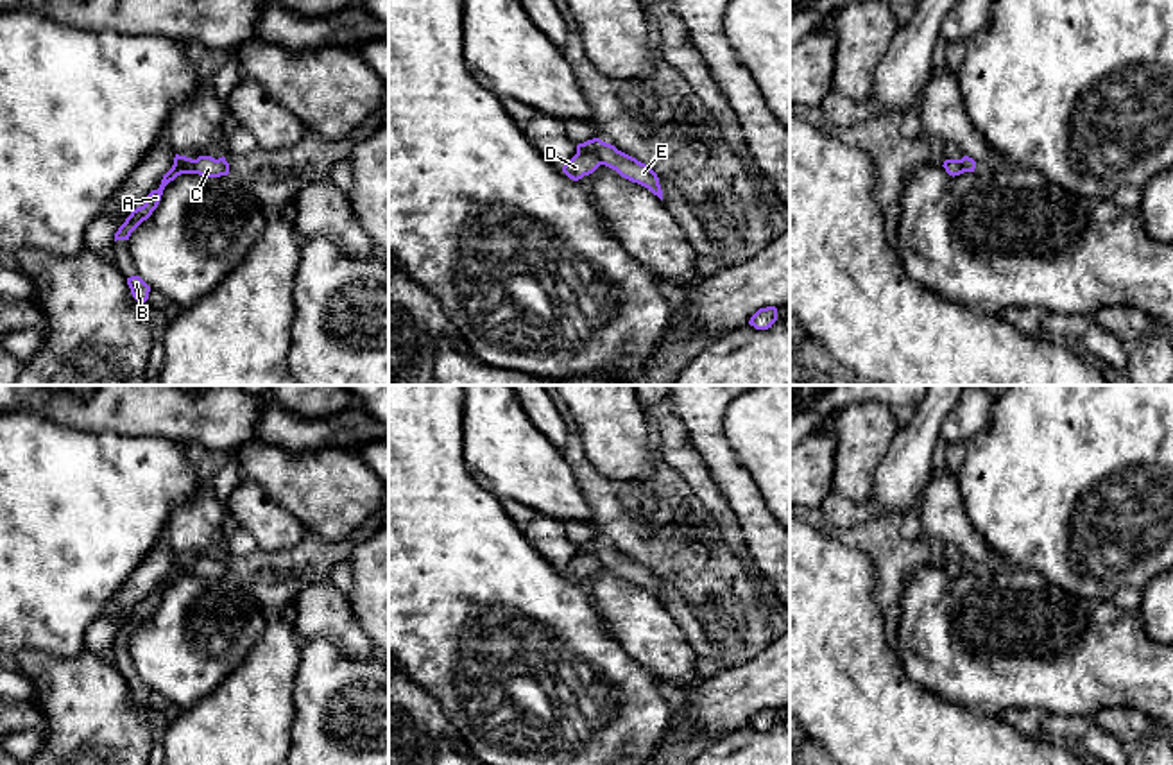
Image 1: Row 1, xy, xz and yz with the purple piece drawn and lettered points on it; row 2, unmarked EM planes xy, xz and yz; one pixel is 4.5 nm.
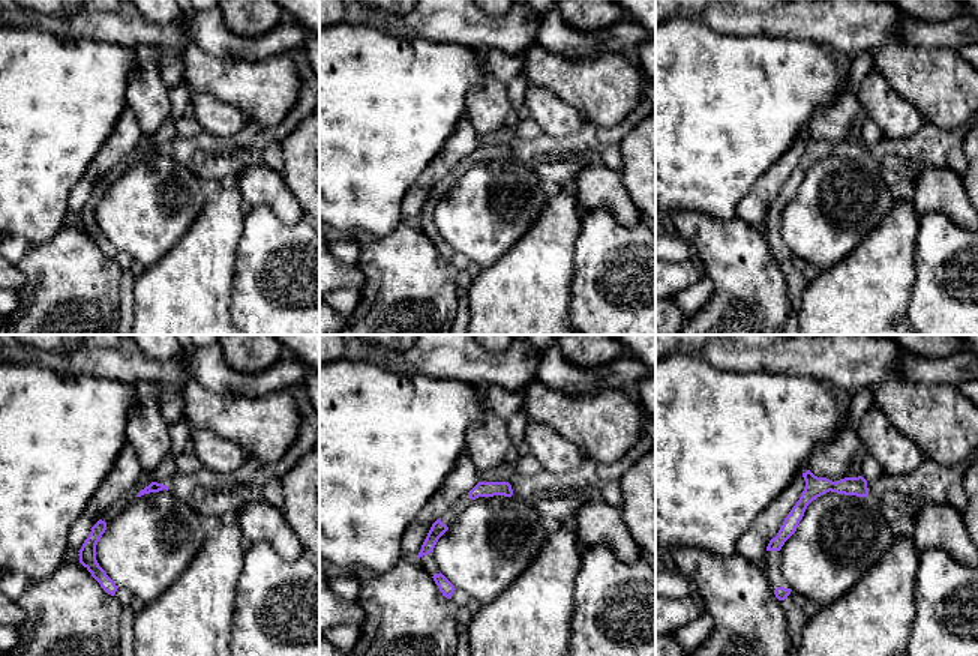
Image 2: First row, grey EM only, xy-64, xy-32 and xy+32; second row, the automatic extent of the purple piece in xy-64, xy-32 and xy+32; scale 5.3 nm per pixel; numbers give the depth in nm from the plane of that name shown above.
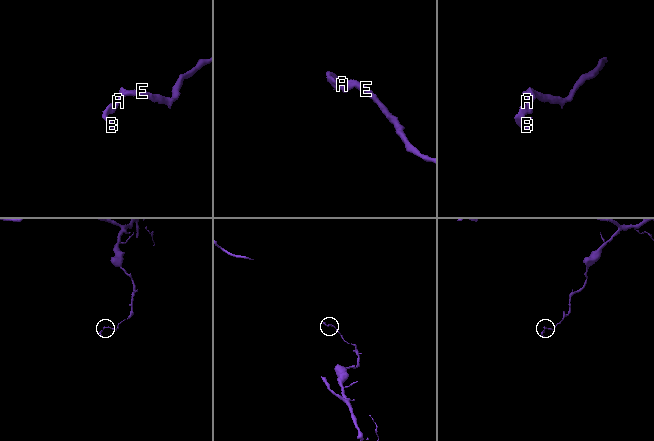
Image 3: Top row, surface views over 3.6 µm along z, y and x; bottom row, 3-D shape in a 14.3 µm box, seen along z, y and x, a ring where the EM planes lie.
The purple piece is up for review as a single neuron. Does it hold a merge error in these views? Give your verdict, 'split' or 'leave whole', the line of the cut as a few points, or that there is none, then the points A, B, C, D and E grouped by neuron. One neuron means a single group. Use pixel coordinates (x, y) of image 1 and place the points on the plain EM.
leave whole; no cut; A B C D E

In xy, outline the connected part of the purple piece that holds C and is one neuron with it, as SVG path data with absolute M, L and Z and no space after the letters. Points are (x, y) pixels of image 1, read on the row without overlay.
M176 555L172 570L163 577L161 586L158 591L152 591L147 597L147 602L143 607L131 613L131 616L125 620L125 623L118 629L115 634L116 641L129 641L131 634L147 622L152 613L158 609L165 588L174 582L181 575L199 575L204 579L220 579L229 575L229 564L226 559L211 559L211 557L199 557L197 561L179 557Z

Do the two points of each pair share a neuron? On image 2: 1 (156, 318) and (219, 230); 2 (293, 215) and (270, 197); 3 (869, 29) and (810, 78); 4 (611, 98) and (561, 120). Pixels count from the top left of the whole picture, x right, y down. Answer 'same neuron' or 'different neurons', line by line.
1: same neuron
2: same neuron
3: different neurons
4: different neurons

